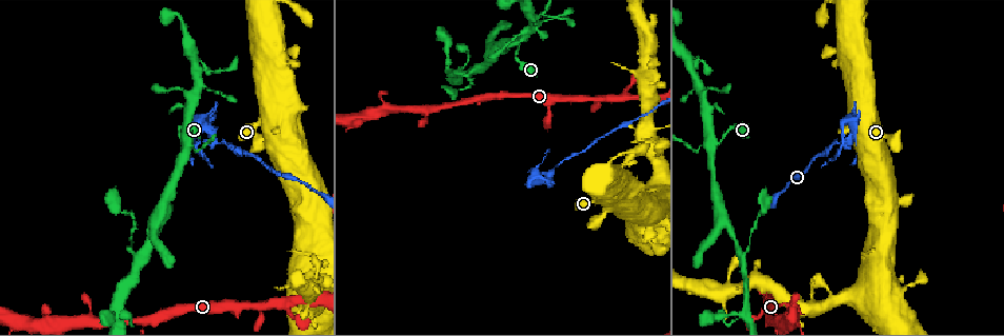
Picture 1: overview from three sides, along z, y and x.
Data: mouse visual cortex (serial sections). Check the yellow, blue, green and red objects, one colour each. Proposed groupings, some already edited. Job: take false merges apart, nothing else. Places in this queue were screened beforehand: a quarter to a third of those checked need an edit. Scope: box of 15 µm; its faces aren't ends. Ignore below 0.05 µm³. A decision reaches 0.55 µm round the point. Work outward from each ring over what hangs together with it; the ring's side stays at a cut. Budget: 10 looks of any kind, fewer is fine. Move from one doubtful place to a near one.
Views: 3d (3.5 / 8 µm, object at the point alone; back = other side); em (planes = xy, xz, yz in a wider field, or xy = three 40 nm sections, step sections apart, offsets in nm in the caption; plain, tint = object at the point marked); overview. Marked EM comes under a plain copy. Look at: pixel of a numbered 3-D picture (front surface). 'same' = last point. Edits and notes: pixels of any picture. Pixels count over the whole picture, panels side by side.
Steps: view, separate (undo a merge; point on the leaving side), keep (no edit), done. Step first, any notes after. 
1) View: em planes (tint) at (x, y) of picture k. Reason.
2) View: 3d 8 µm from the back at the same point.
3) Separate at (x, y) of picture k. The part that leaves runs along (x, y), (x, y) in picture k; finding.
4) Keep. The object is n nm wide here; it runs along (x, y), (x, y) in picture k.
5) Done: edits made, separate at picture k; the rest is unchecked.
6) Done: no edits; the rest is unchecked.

View: 3d 3.5 µm at (257, 307) of picture 1. Sharp bend.

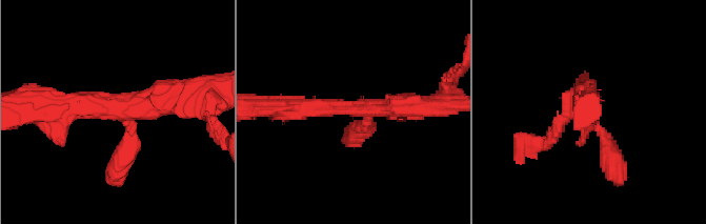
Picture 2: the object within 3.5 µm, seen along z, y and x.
View: em xy step 3 (tint) at (115, 106) of picture 2.

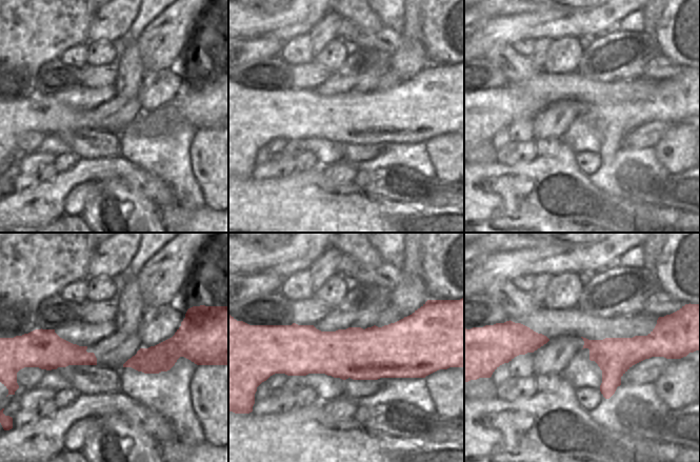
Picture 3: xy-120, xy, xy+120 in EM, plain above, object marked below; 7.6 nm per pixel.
Keep. The arms are 250, 350, 350 nm wide; it runs along (277, 342), (313, 352), (416, 359) in picture 3; continuous, no second cell.

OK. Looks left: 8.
View: 3d 8 µm at (181, 141) of picture 1. Four arms meet.

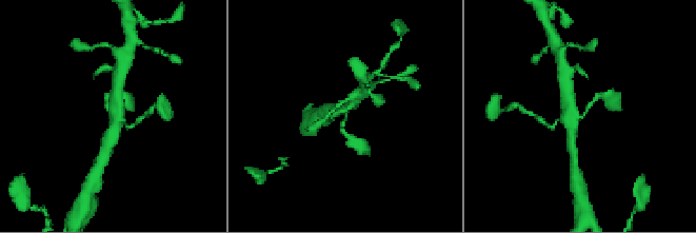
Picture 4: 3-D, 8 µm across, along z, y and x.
View: 3d 3.5 µm at (576, 116) of picture 4.

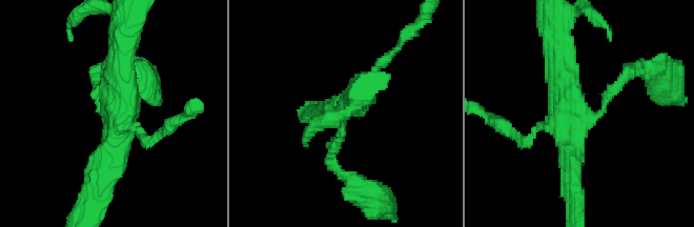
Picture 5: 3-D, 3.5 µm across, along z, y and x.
View: em xy step 5 (tint) at (104, 116) of picture 5. 4 arms meet here; the arms are 150, 200, 300, 400 nm wide; shape alone is not enough.

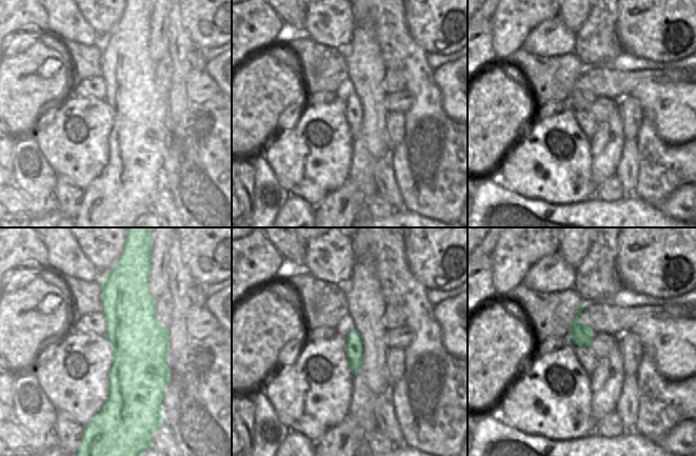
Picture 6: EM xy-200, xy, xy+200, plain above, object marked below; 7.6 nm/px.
Keep. It runs along (629, 71), (599, 114), (570, 129), (572, 174) in picture 5; continuous, no second cell.

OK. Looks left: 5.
View: 3d 3.5 µm at (849, 134) of picture 1. Sudden change in width.

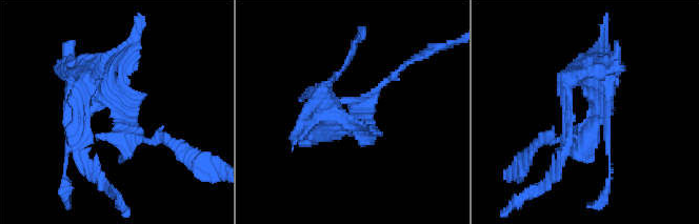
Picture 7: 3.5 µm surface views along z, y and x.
View: em xy step 1 (tint) at (594, 117) of picture 7. Shape alone is not enough.

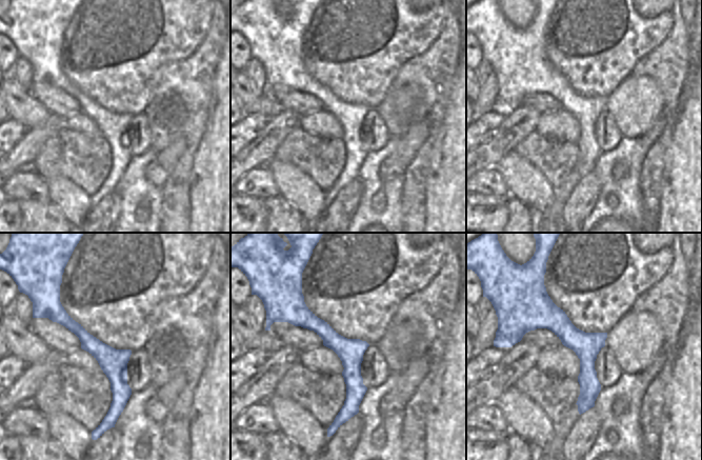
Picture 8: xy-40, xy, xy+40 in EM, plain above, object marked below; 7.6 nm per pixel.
Separate at (83, 112) of picture 7. A second cell is stuck on.

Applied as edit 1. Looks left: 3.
View: overview. Redraw.

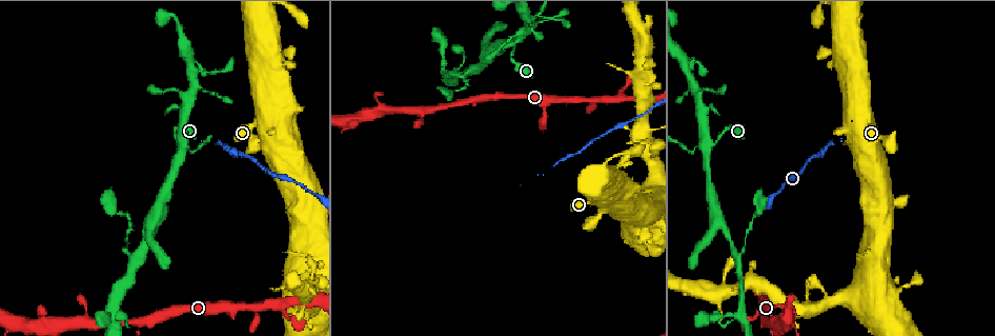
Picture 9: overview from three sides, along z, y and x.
View: 3d 3.5 µm at (690, 74) of picture 9. A fork.

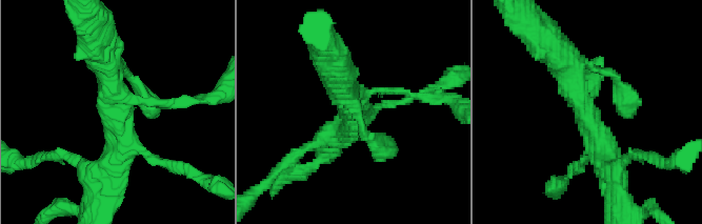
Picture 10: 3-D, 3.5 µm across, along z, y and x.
View: em xy step 5 (tint) at (585, 111) of picture 10. 3 arms meet here; the arms are 100, 400, 400 nm wide.

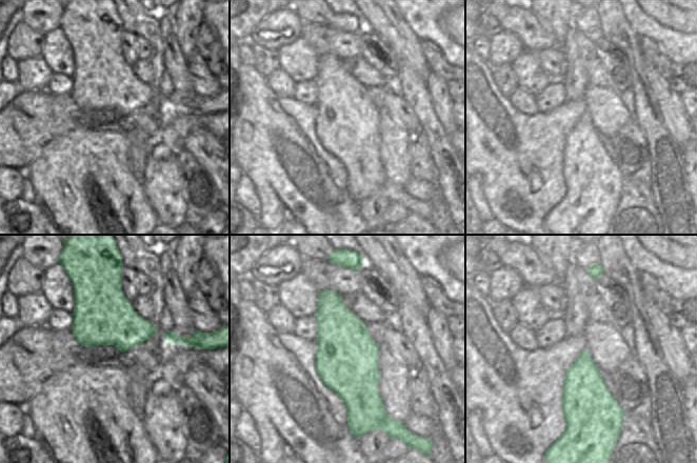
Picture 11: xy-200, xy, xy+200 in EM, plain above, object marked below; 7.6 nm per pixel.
Keep. It runs along (614, 172), (555, 49) in picture 10; continuous, no second cell.

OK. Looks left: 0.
Done: edits made, separate at picture 7; the rest is unchecked.

